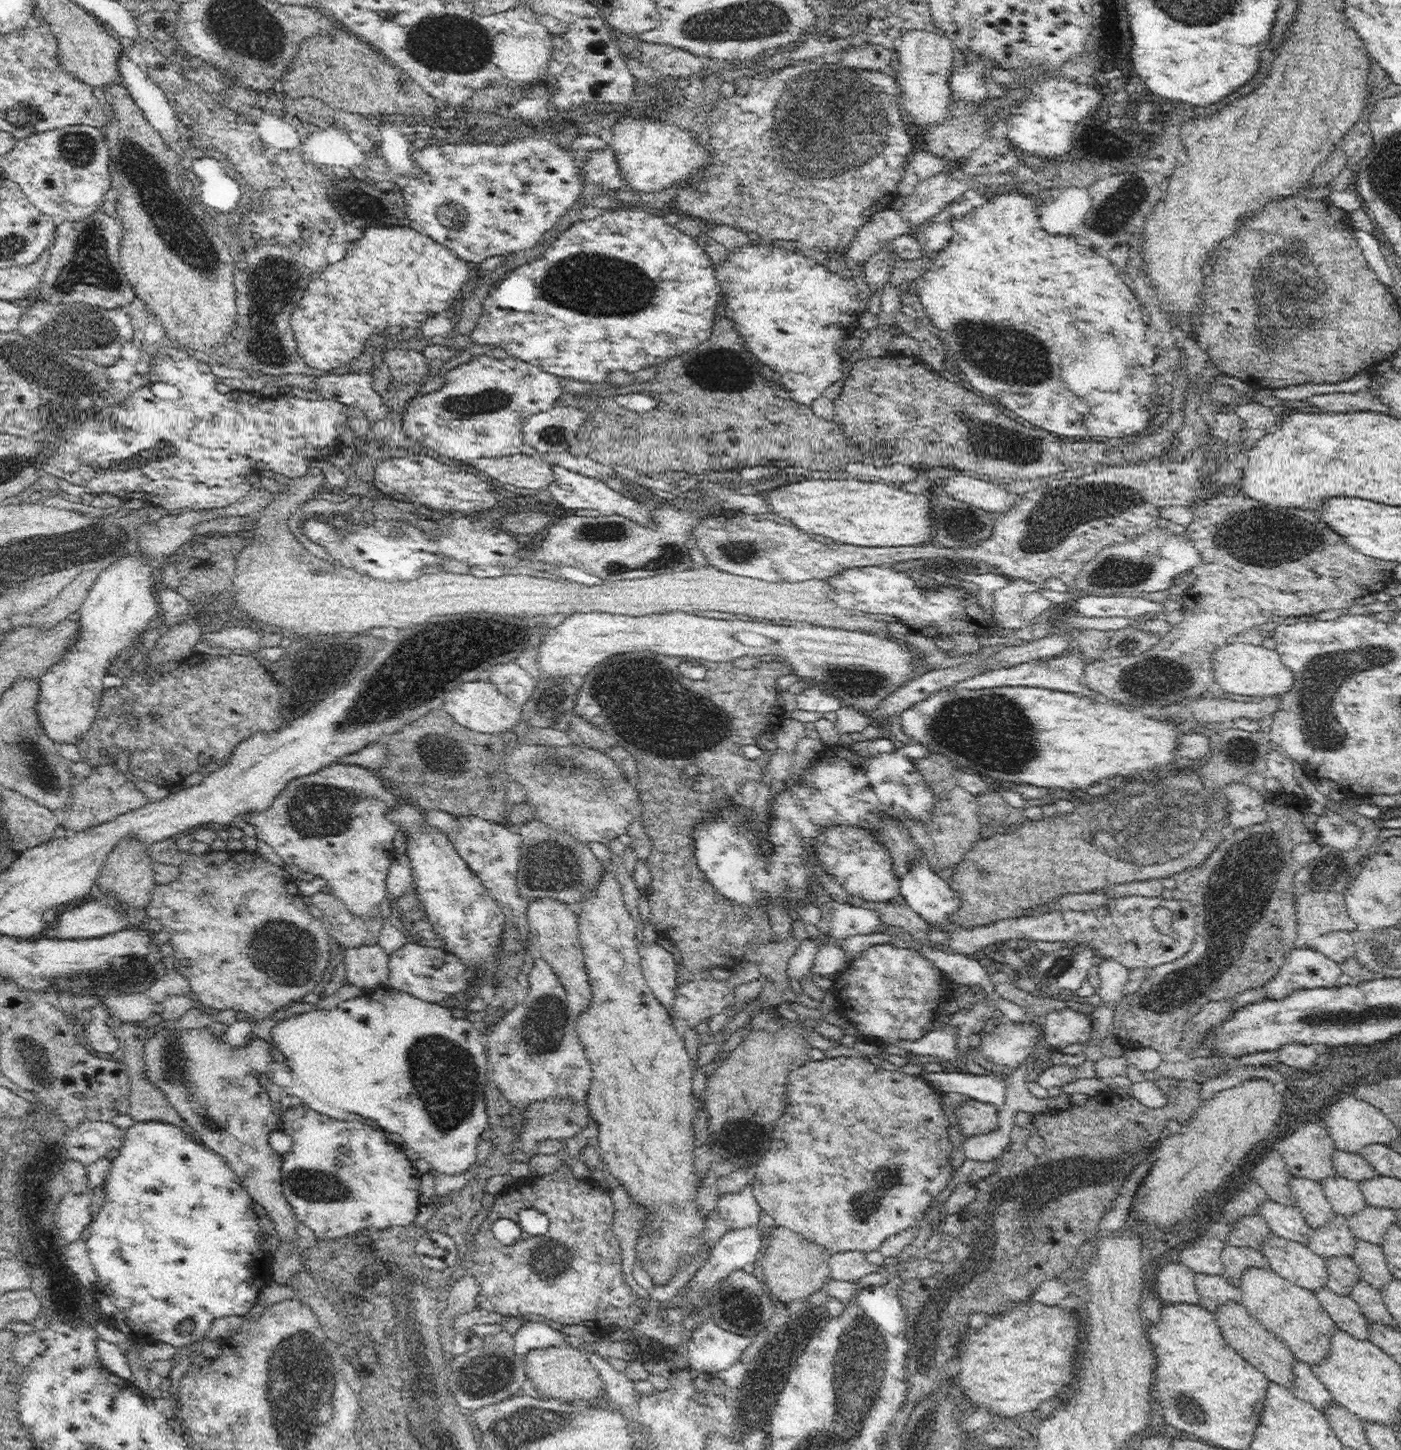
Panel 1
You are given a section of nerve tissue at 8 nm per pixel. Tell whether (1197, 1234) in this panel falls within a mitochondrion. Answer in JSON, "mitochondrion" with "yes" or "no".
{"mitochondrion":"no"}

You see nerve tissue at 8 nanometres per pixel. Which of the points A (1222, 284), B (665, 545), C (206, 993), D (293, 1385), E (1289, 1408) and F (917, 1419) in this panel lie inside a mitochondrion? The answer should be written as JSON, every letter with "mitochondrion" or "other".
{"A":"other","B":"mitochondrion","C":"other","D":"mitochondrion","E":"other","F":"other"}

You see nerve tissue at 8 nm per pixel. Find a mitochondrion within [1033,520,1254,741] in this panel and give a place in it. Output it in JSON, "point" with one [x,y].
{"point":[1150,678]}

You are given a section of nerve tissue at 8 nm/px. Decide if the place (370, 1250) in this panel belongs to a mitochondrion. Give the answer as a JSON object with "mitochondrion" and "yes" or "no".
{"mitochondrion":"yes"}

